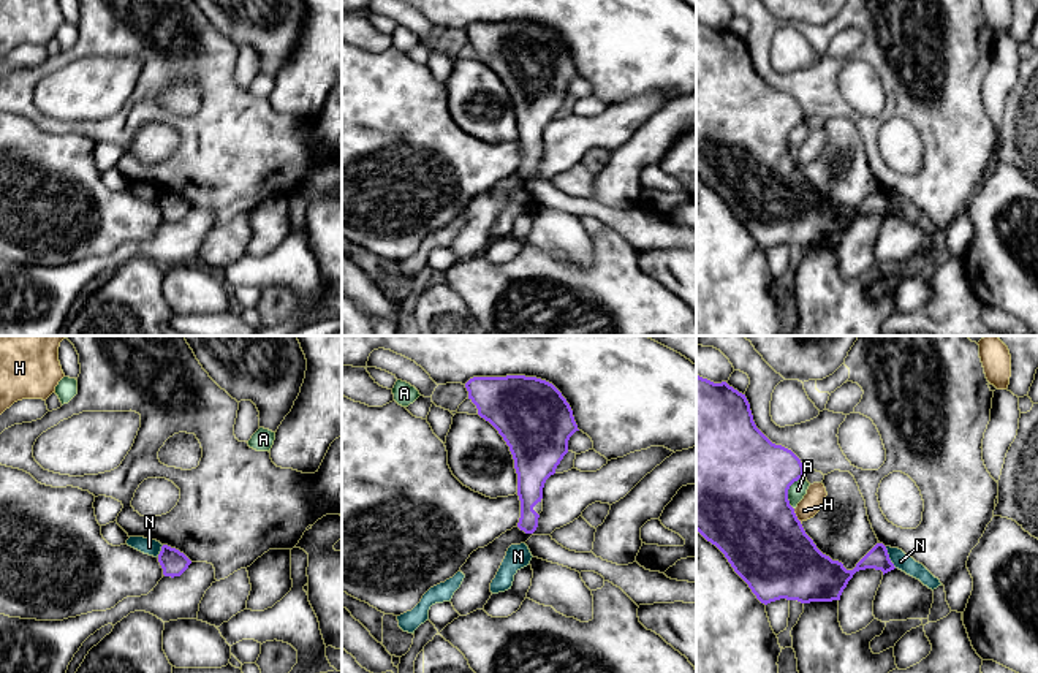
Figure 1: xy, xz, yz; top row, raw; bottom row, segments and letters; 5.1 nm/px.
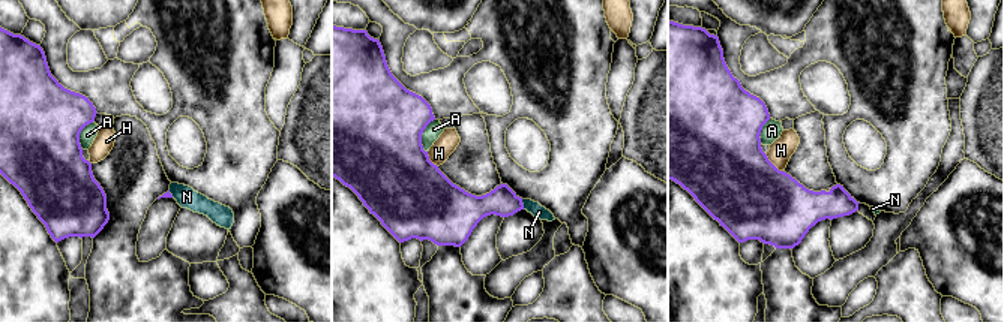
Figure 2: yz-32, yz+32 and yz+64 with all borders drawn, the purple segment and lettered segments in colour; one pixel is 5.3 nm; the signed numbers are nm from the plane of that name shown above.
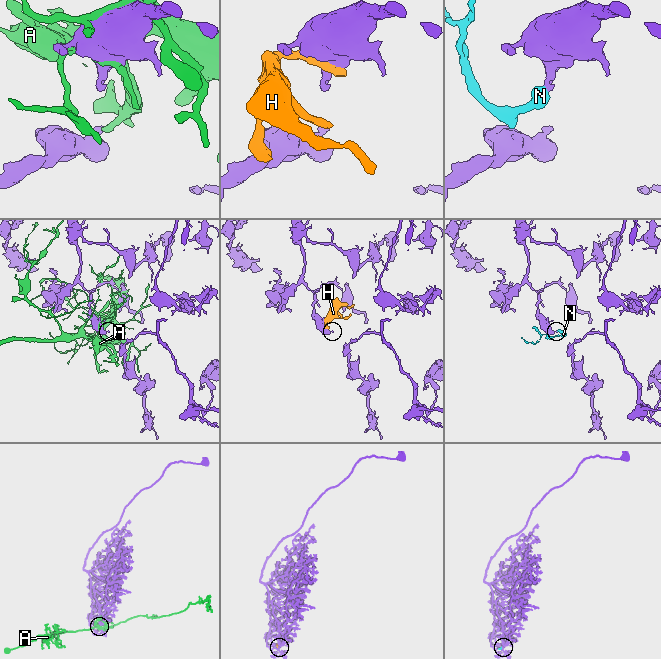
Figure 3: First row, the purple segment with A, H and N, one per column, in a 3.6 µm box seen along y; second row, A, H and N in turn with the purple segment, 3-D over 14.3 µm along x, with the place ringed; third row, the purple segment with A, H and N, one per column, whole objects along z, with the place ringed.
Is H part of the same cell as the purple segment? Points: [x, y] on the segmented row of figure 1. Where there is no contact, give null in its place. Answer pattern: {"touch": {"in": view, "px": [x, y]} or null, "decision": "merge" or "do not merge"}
{"touch": {"in": "yz", "px": [795, 515]}, "decision": "do not merge"}

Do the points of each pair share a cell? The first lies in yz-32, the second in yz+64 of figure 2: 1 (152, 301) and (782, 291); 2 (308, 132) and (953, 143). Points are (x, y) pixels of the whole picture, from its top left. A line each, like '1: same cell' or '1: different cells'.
1: same cell
2: different cells

